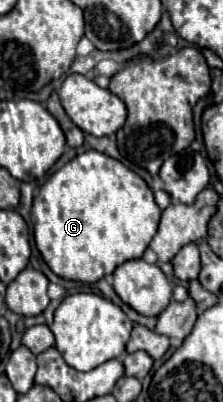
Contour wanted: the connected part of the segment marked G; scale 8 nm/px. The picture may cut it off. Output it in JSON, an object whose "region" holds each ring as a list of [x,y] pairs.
{"region":[[[95,149],[83,151],[49,175],[39,189],[31,221],[45,263],[63,279],[95,283],[121,263],[139,259],[157,233],[161,209],[143,177]]]}

